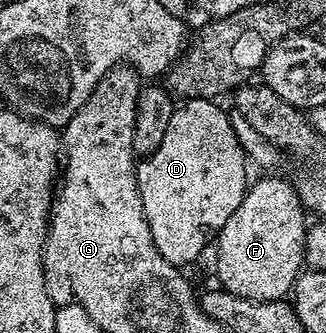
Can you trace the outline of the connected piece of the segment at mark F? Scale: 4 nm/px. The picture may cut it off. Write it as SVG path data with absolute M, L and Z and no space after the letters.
M262 178L251 185L246 191L244 200L232 216L228 216L228 224L222 226L216 239L218 245L218 282L221 289L229 294L240 296L244 300L253 302L277 302L285 299L293 291L298 275L304 270L304 240L308 214L299 191L294 191L290 182L282 178L274 178L269 182Z

